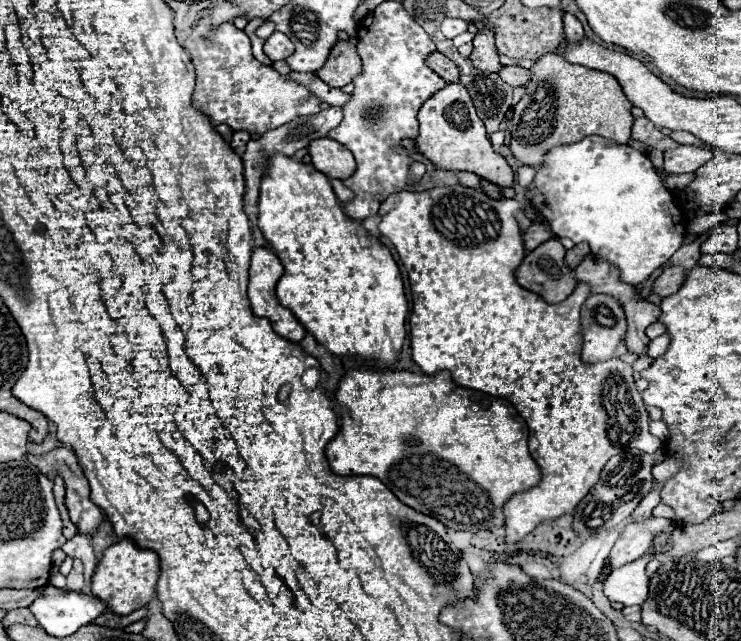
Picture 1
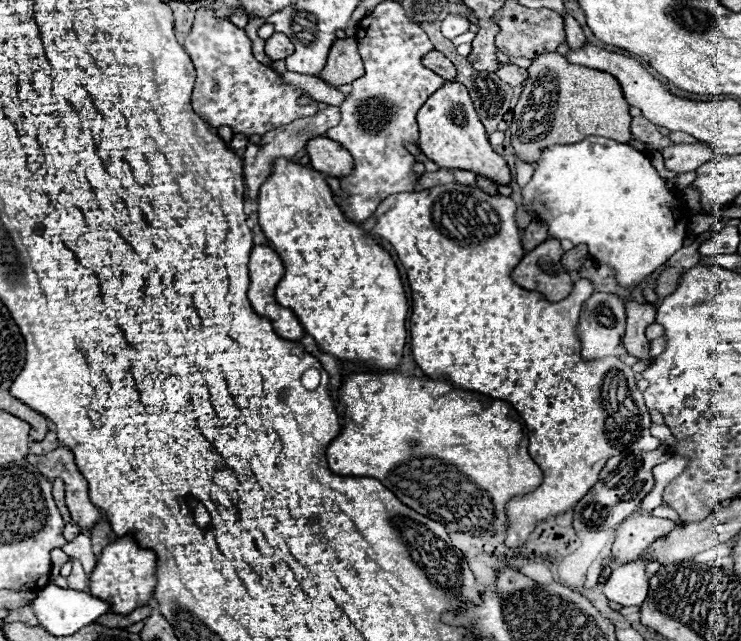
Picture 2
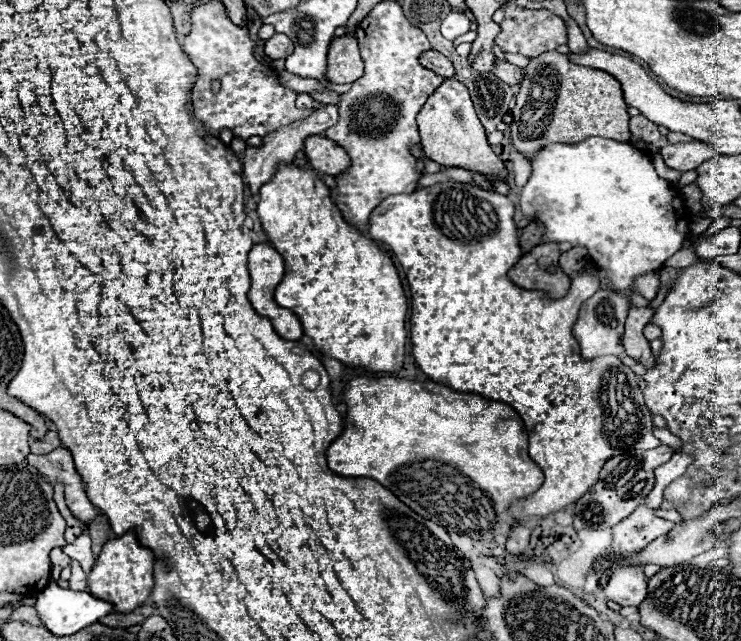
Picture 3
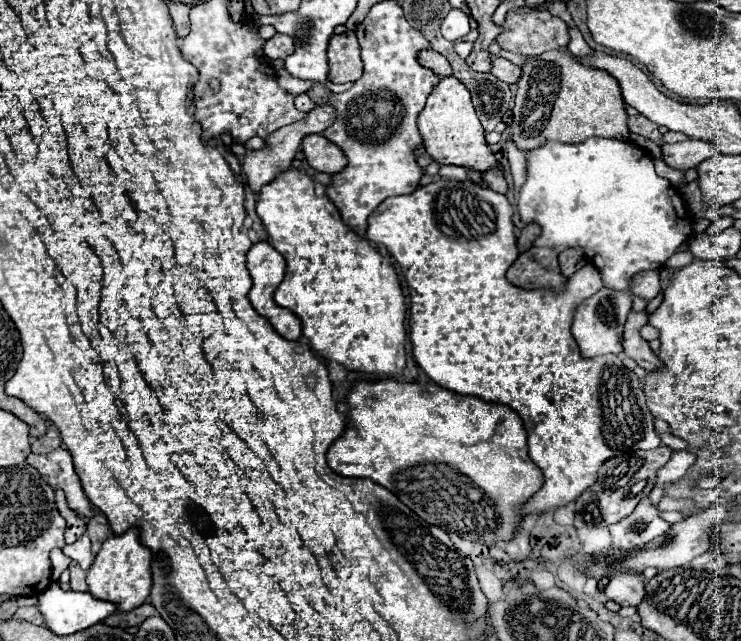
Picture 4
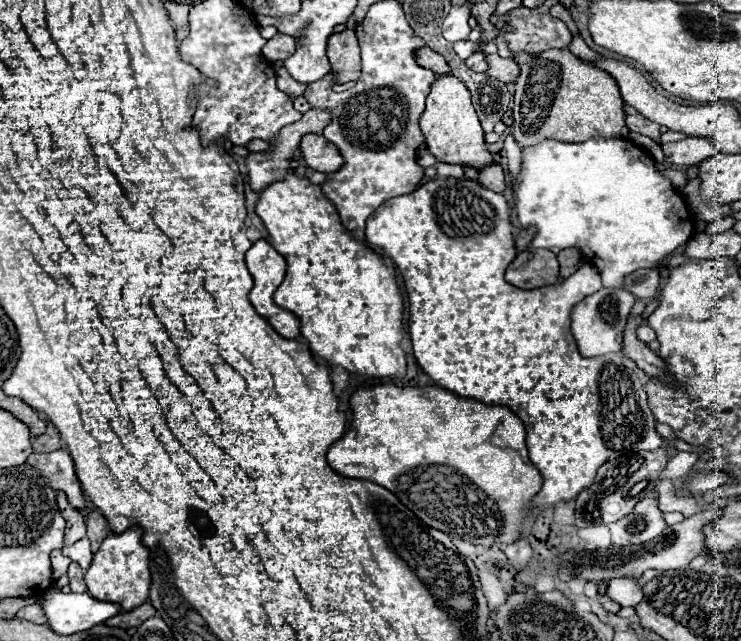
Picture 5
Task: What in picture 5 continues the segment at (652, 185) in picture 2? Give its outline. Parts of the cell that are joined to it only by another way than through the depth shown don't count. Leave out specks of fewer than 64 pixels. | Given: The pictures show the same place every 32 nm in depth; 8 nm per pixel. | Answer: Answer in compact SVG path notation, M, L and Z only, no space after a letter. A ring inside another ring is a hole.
M600 136L578 144L544 140L522 150L522 160L520 184L514 188L514 192L522 228L538 228L538 234L530 246L580 248L586 262L596 264L600 270L602 284L606 288L624 288L624 278L628 274L640 268L658 268L666 256L682 248L694 234L690 212L674 190L672 182L660 176L654 168L654 160L628 140Z

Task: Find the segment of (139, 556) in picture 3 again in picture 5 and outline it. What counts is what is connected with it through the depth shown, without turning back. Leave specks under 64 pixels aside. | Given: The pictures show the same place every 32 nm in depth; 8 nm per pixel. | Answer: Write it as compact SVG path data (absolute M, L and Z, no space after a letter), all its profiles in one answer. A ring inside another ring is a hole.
M132 526L122 534L110 534L100 550L94 554L94 560L90 568L86 570L86 586L88 594L92 594L96 600L114 602L114 604L126 604L126 610L134 610L140 604L148 600L150 590L150 550L140 540L142 530Z

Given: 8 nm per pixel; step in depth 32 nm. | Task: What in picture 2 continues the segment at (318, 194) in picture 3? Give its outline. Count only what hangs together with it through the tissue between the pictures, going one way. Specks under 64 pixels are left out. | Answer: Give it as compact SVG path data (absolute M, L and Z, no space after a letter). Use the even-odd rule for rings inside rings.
M276 158L272 174L260 188L258 216L264 236L270 240L286 268L276 286L276 300L298 316L304 330L318 342L318 346L322 346L324 352L352 362L360 360L376 370L396 370L406 342L404 322L408 314L408 300L396 262L390 252L376 240L368 238L358 224L346 220L334 202L334 194L324 174L296 164L294 160Z

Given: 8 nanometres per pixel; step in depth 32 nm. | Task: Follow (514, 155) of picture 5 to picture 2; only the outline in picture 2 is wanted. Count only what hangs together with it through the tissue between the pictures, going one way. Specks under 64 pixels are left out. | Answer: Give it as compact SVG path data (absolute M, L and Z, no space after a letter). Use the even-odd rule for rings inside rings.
M516 158L516 182L518 182L518 186L526 186L530 182L532 174L534 174L534 166L524 164L522 160Z

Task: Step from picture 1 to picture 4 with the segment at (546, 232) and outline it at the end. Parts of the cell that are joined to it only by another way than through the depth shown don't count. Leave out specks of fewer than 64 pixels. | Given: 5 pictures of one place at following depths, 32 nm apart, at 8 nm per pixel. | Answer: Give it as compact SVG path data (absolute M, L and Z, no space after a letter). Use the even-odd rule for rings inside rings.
M528 224L526 228L520 230L518 234L518 250L520 252L526 252L534 246L534 240L540 236L540 228L536 224Z

